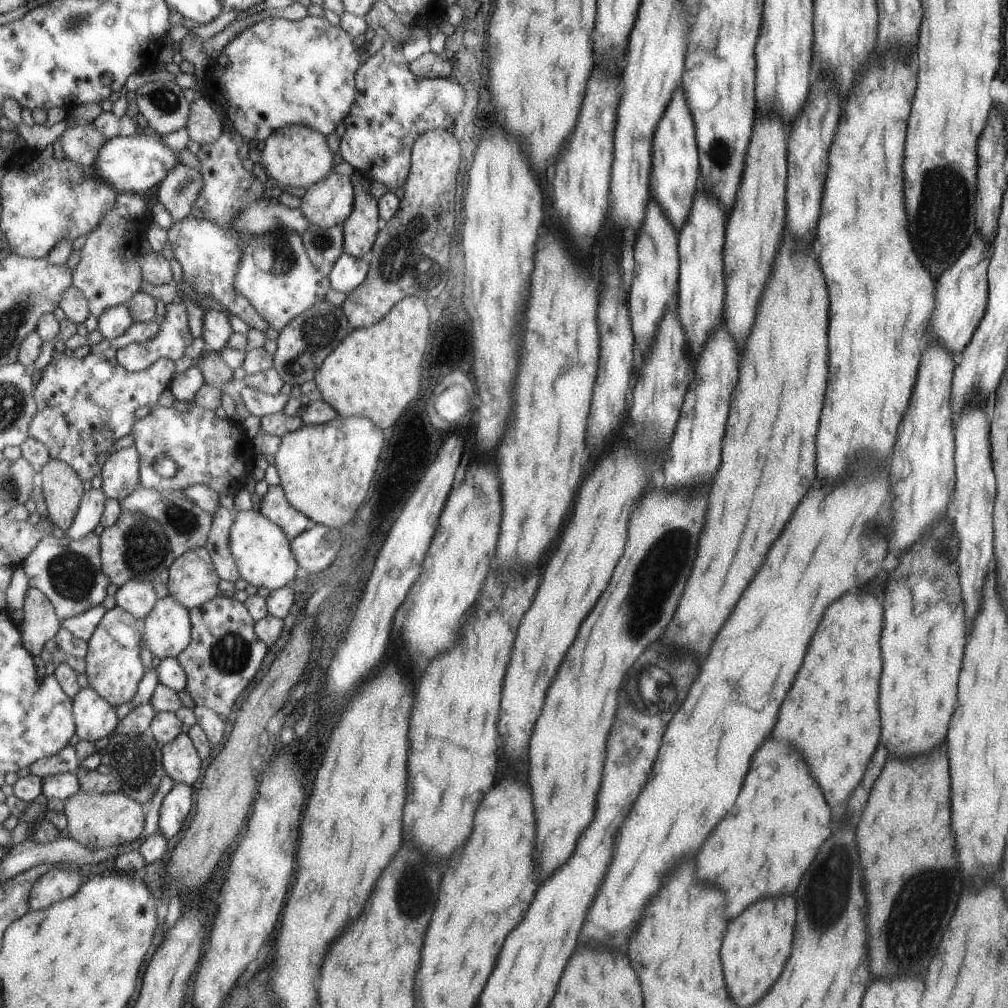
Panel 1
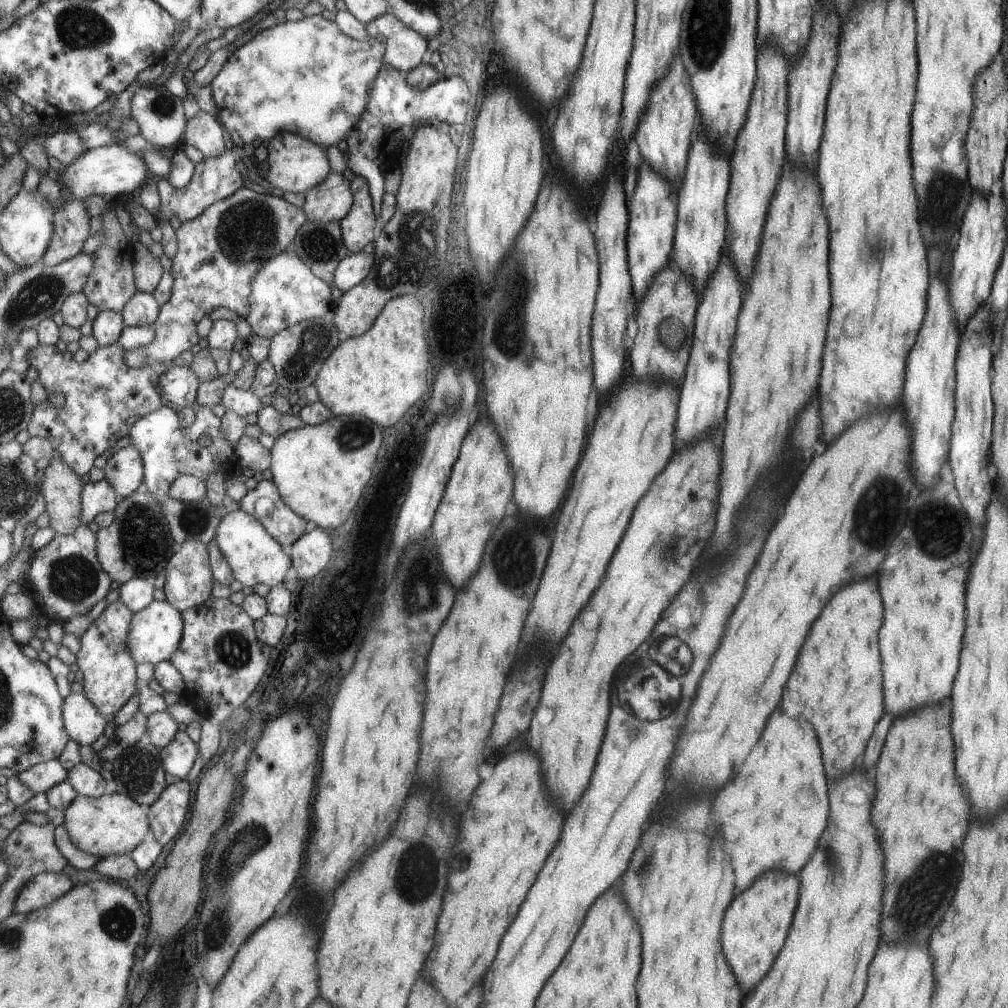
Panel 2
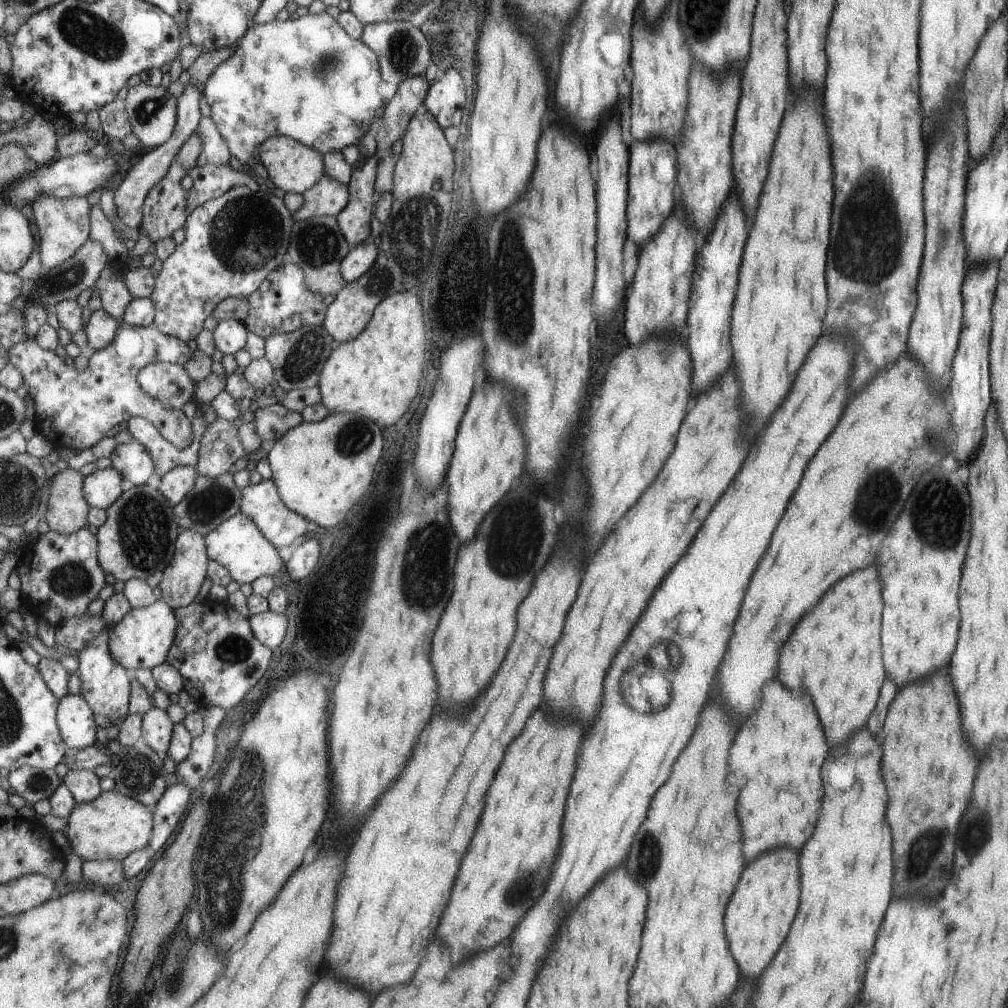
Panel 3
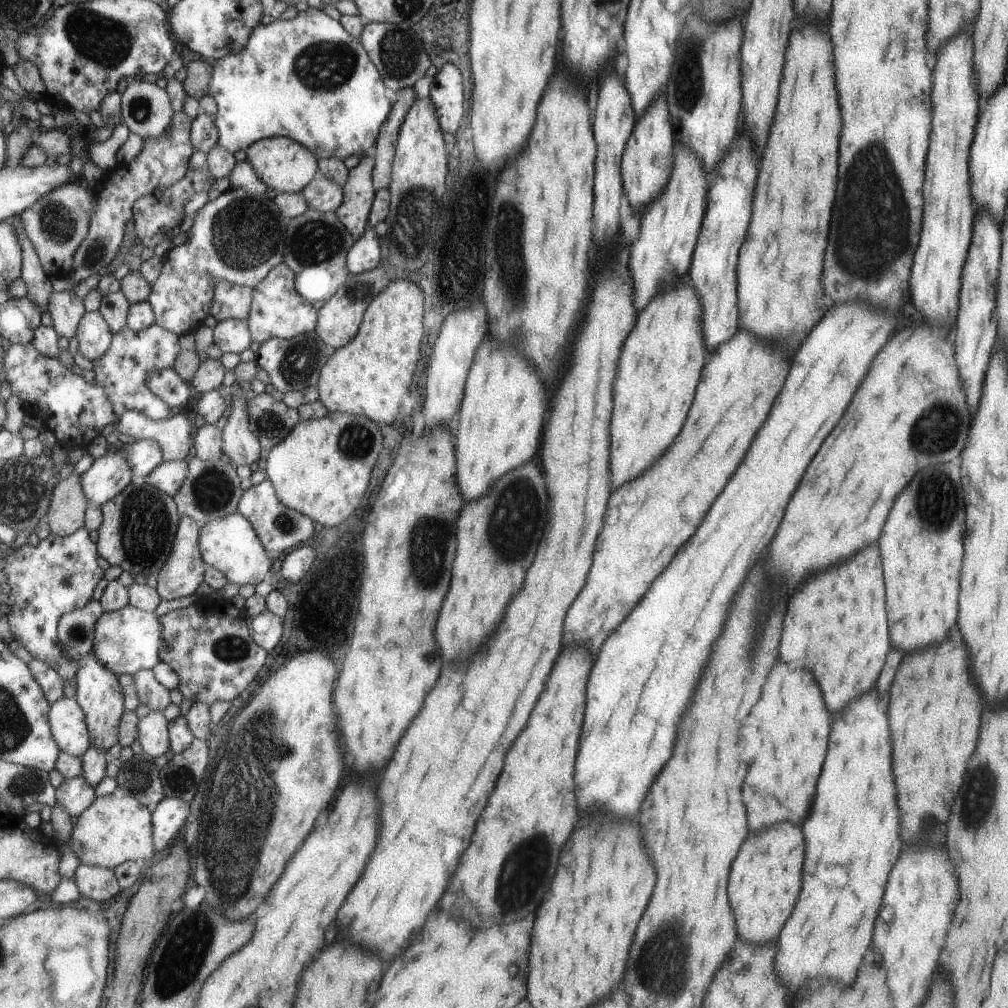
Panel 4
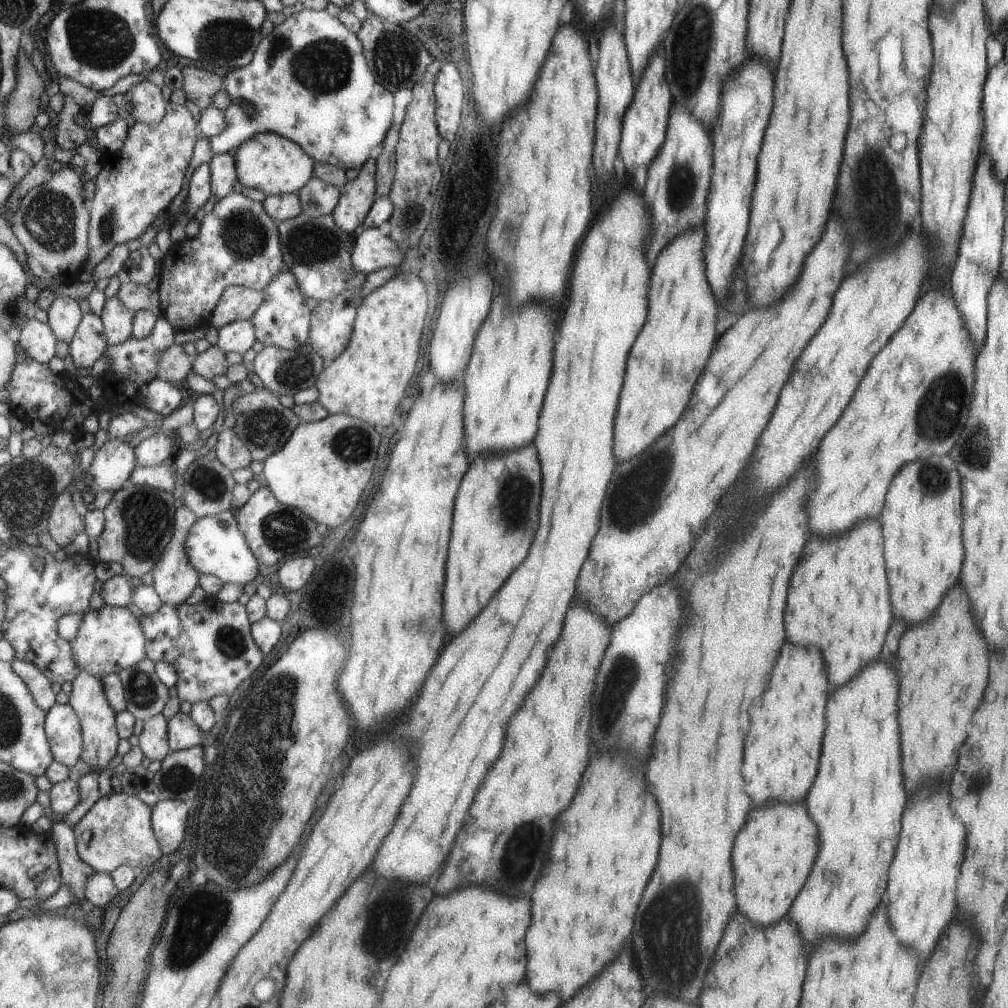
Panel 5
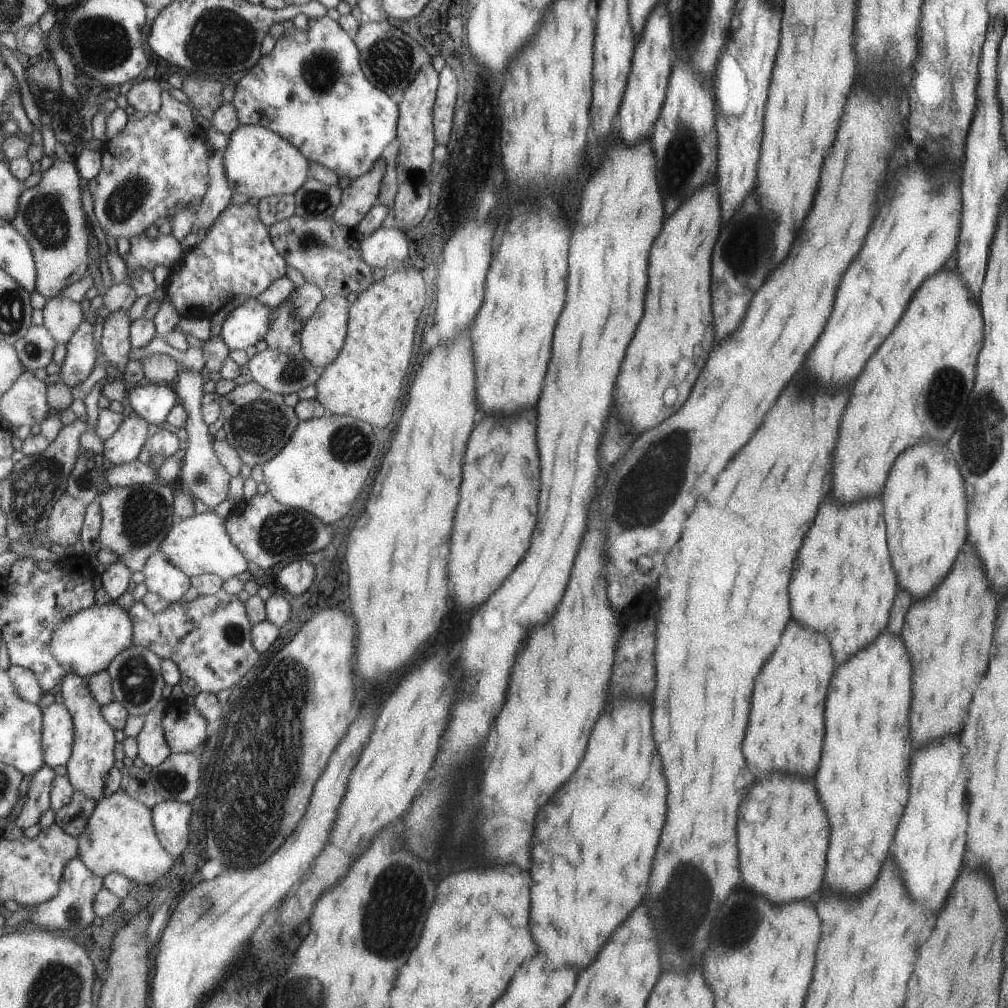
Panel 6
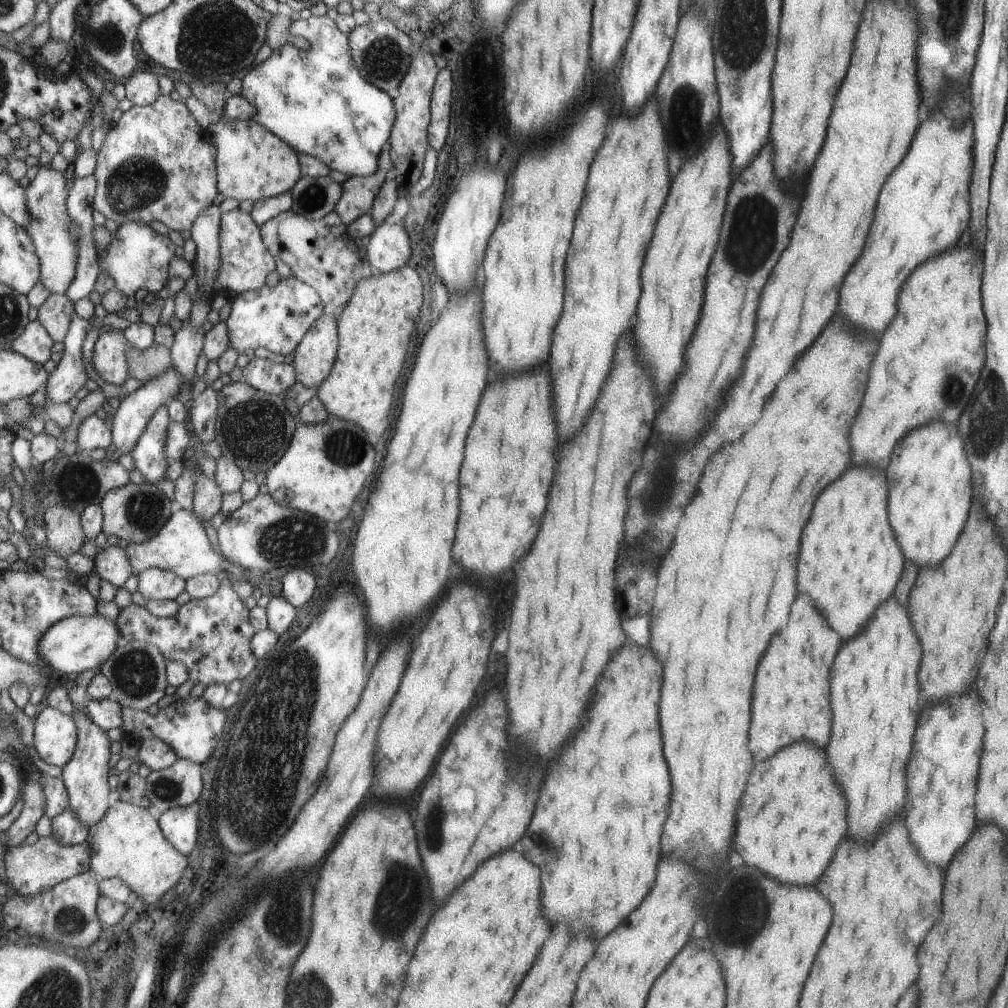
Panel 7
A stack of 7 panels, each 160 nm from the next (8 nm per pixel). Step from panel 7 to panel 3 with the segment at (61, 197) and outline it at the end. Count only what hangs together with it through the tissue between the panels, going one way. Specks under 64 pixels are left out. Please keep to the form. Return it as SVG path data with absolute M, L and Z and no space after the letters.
M43 194L32 207L34 224L40 236L38 248L41 266L43 270L50 271L71 258L90 239L92 233L91 202L87 197L60 199Z

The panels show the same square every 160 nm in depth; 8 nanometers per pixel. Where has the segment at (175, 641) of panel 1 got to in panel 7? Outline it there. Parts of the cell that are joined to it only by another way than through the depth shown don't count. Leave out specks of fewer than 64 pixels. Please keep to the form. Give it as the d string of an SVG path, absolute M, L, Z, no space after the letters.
M99 614L92 617L73 615L56 622L42 636L38 651L52 670L62 672L63 676L78 675L103 665L123 641L121 628L116 620L107 620Z

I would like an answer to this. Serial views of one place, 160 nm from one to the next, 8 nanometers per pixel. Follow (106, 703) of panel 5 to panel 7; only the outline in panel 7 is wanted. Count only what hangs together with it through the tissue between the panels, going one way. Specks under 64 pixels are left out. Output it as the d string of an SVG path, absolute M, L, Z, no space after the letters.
M83 708L81 712L75 712L73 716L78 726L78 745L76 746L76 751L71 762L63 768L62 779L65 781L67 790L69 791L70 807L76 812L77 819L91 828L95 826L110 809L109 792L113 789L110 783L110 770L112 767L109 766L111 740L109 740L109 736L107 736L107 731L93 722L86 708Z

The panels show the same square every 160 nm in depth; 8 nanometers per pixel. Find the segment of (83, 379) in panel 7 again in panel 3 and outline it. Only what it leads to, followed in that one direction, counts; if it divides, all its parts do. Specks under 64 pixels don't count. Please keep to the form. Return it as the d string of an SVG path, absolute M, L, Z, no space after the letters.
M105 309L96 310L84 327L87 342L95 351L107 348L116 337L120 322Z

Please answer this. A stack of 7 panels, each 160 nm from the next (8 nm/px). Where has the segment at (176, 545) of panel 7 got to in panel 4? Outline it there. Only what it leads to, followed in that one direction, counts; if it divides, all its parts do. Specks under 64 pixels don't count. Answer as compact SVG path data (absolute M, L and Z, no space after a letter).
M237 510L222 519L208 522L202 529L200 547L204 561L209 567L215 567L227 575L231 583L238 587L265 580L263 576L269 570L269 558L265 556L265 548L256 534L251 522Z

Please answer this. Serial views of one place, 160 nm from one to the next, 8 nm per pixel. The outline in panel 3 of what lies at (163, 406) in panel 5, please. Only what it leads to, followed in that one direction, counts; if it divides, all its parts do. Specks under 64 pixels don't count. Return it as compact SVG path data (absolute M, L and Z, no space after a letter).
M151 363L138 374L139 384L166 408L180 409L196 396L196 382L184 365Z

